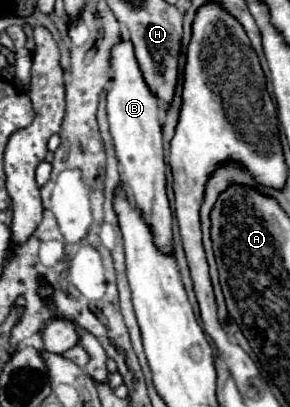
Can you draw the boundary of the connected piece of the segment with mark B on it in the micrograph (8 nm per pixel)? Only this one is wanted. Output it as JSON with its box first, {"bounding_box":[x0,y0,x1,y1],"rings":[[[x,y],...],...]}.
{"bounding_box":[107,39,173,251],"rings":[[[121,39],[111,49],[111,73],[113,87],[107,91],[107,115],[109,127],[119,159],[121,181],[131,193],[137,209],[143,213],[147,223],[155,233],[155,245],[161,251],[173,251],[171,247],[171,209],[165,193],[165,161],[163,161],[163,137],[159,123],[159,107],[157,97],[145,83],[141,75],[141,67],[135,59],[133,43],[129,39]]]}

